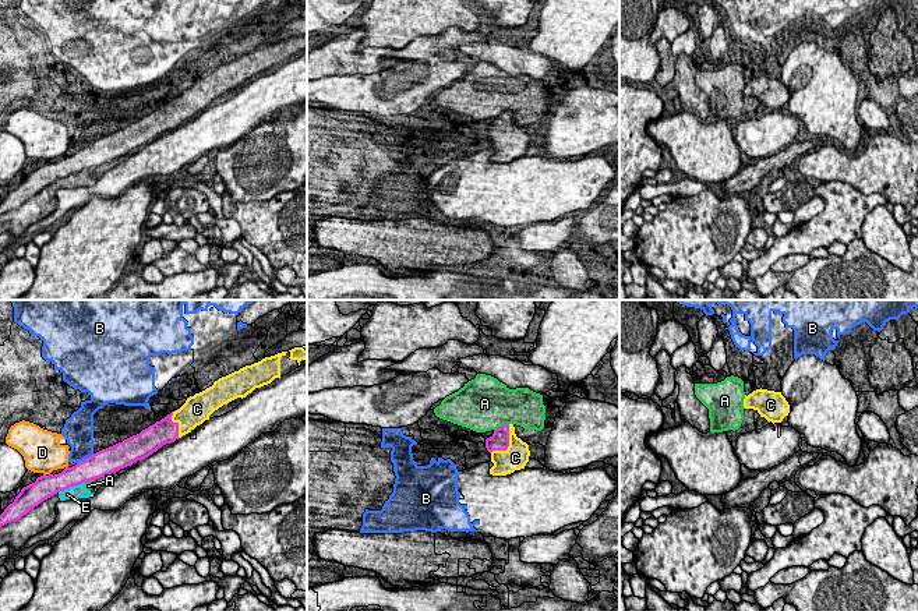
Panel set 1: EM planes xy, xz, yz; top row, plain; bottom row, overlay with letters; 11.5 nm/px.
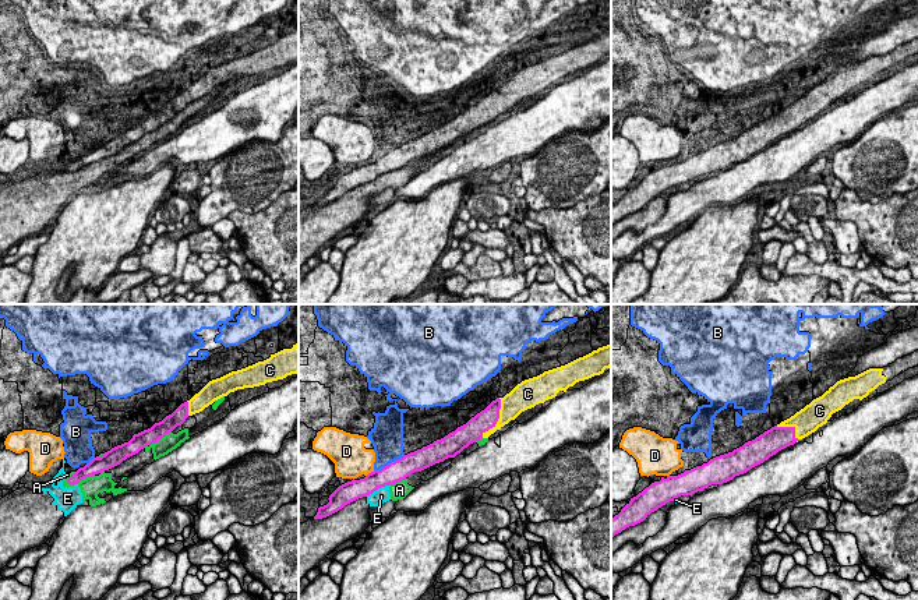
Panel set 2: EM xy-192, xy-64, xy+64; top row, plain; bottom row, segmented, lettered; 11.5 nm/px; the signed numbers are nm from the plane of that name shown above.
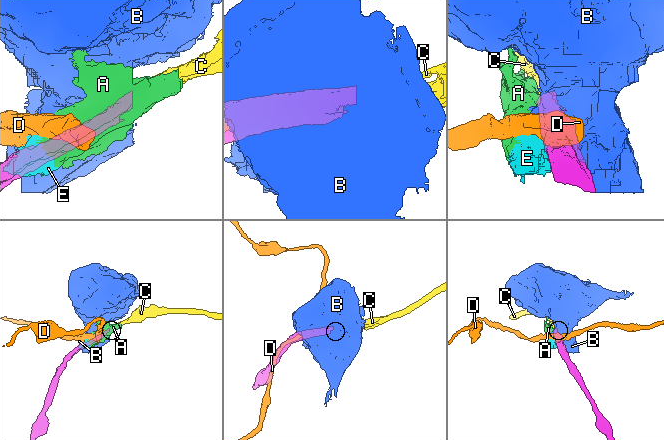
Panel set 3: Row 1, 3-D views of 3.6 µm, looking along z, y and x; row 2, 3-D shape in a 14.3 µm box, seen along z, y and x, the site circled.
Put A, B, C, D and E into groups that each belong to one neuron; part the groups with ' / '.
A E / B / C / D

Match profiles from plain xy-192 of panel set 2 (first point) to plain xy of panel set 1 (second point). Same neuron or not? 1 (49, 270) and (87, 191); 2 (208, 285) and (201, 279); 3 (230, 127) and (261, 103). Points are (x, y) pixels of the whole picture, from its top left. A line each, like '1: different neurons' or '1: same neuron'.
1: different neurons
2: same neuron
3: same neuron

